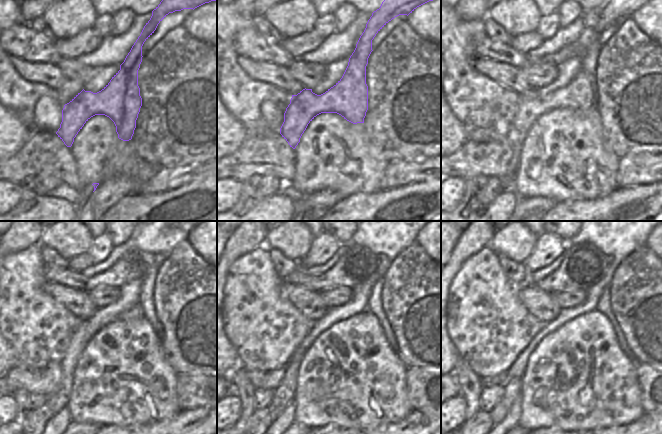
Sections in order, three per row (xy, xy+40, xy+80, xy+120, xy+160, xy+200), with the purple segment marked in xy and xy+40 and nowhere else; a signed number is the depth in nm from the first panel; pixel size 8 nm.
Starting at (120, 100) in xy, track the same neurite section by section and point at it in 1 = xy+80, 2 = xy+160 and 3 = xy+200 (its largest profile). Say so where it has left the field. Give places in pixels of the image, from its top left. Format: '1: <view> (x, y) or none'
1: xy+80 (579, 94)
2: xy+160 (283, 396)
3: xy+200 (512, 387)

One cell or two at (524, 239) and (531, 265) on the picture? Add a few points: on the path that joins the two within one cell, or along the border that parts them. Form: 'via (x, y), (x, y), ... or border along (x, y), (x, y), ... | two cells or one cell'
border along (538, 235), (535, 245), (524, 263) | two cells

